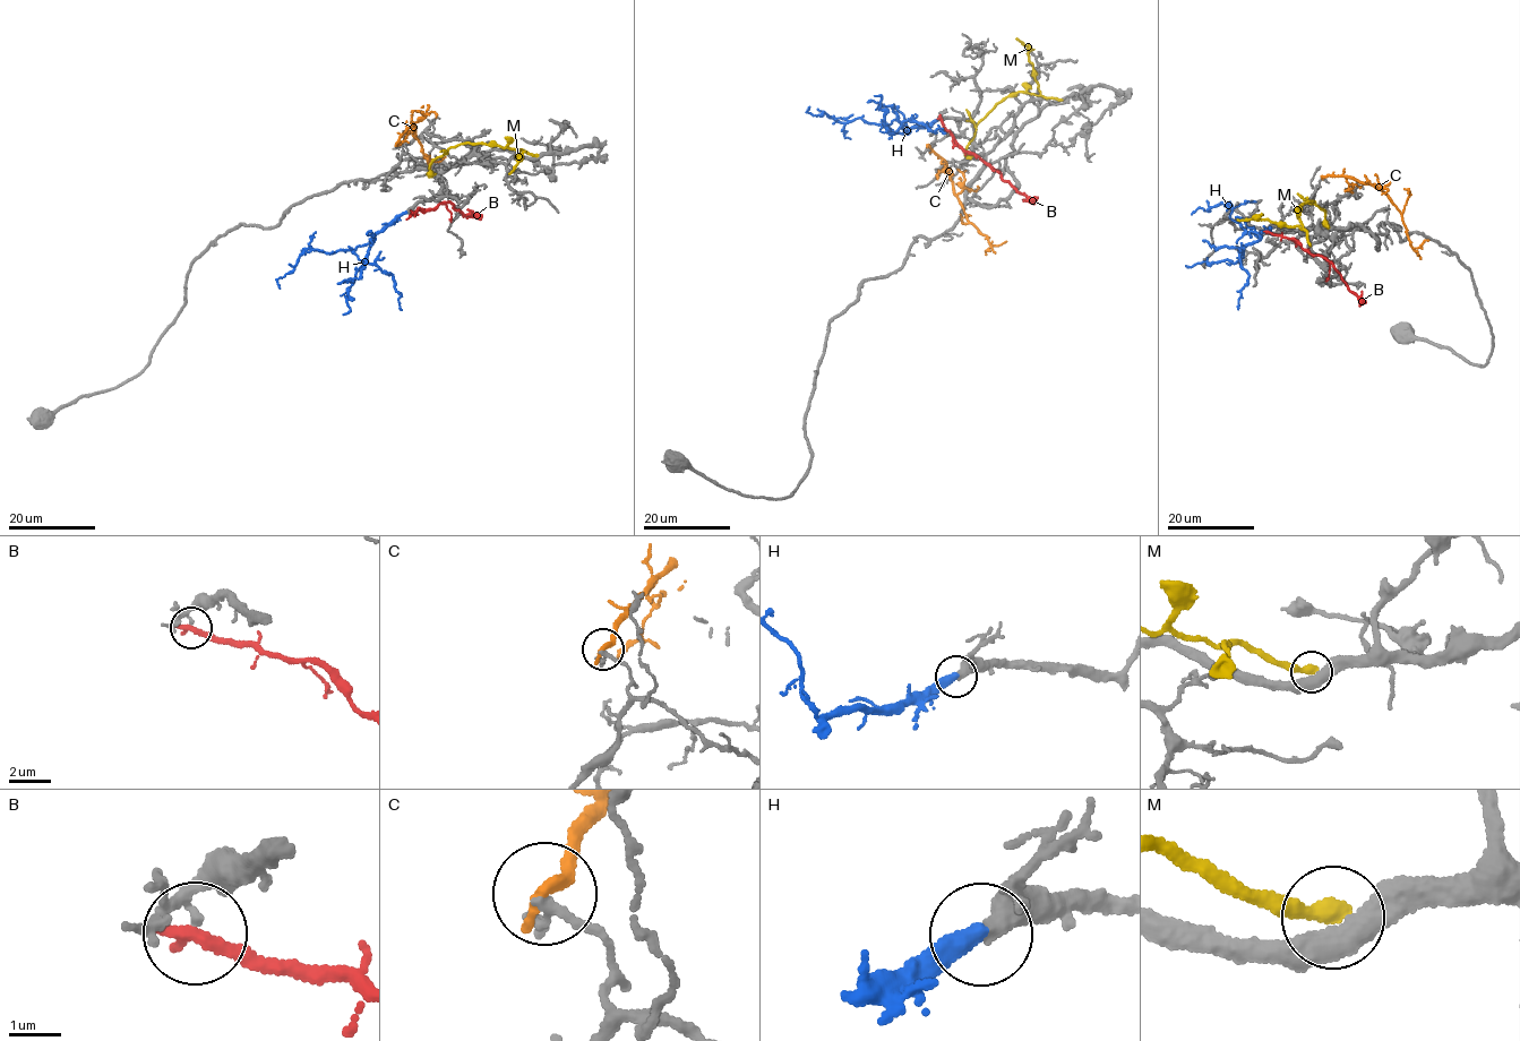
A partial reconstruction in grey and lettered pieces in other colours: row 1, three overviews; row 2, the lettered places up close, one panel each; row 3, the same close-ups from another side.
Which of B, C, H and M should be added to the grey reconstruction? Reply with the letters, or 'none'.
H

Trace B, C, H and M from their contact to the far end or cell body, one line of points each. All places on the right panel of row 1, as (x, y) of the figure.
B: (1268, 231), (1294, 239), (1308, 252), (1327, 258), (1360, 299), (1359, 304)
C: (1321, 177), (1347, 177), (1379, 188), (1400, 212), (1411, 247), (1418, 254)
H: (1270, 228), (1259, 237), (1247, 232), (1230, 216), (1231, 209), (1225, 203), (1204, 211), (1199, 207), (1191, 214)
M: (1310, 246), (1297, 215), (1303, 203), (1312, 200), (1325, 212), (1329, 228)

